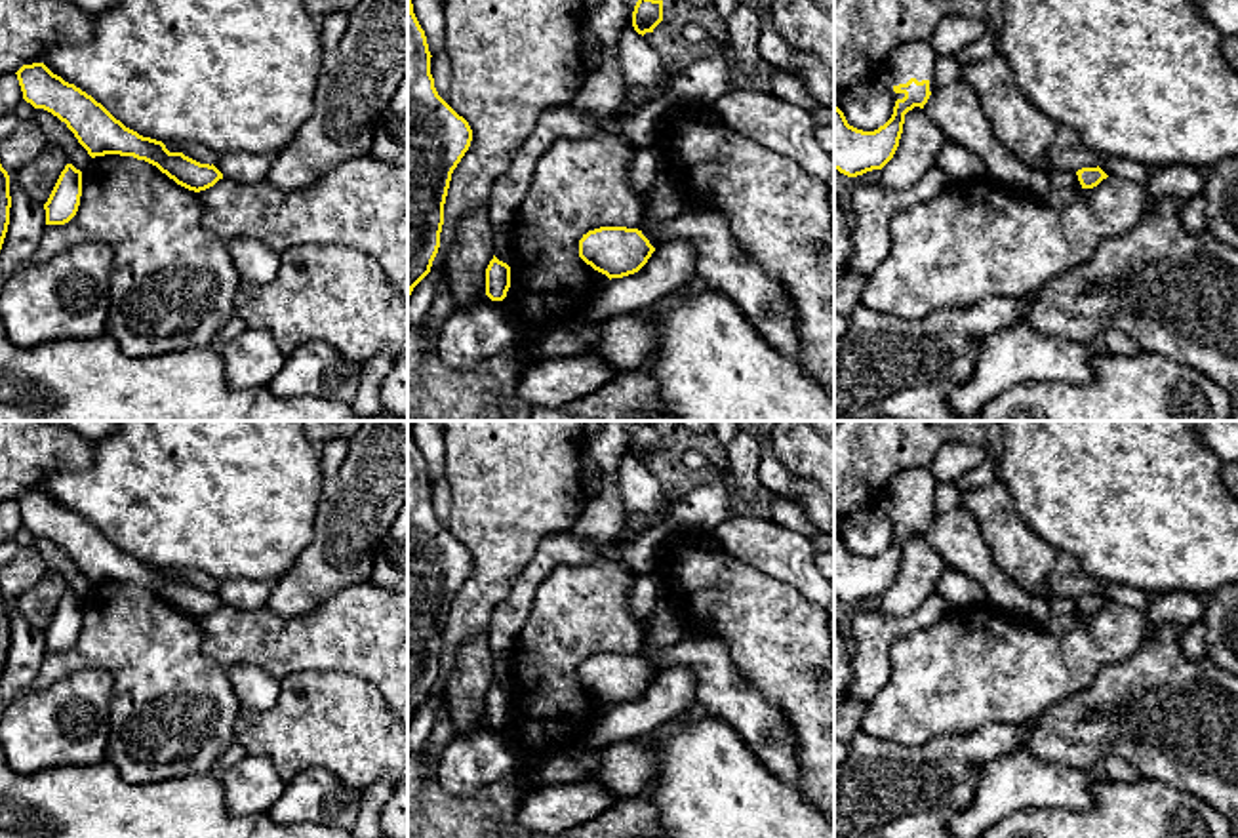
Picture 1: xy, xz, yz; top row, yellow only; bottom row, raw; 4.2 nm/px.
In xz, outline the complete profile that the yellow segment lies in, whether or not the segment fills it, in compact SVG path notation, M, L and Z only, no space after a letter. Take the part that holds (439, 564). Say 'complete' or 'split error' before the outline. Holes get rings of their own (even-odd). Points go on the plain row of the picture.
complete | M408 421L408 726L440 674L451 600L472 568L469 549L436 518L430 478Z

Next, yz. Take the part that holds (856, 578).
split error | M905 469L891 478L882 505L895 526L895 533L891 545L874 558L849 552L844 539L834 531L834 596L857 604L882 596L893 585L905 541L914 533L924 535L935 518L935 486L931 469Z

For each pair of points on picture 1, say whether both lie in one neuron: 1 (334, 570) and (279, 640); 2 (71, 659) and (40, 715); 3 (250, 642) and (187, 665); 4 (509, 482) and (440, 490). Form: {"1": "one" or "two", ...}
{"1": "two", "2": "two", "3": "two", "4": "two"}

